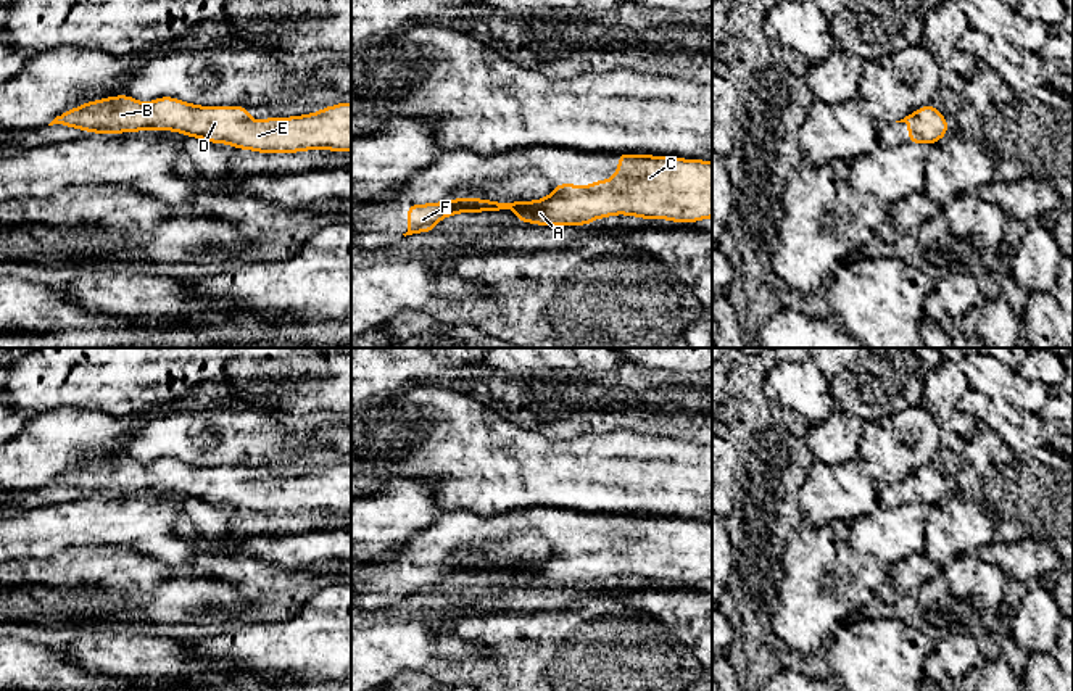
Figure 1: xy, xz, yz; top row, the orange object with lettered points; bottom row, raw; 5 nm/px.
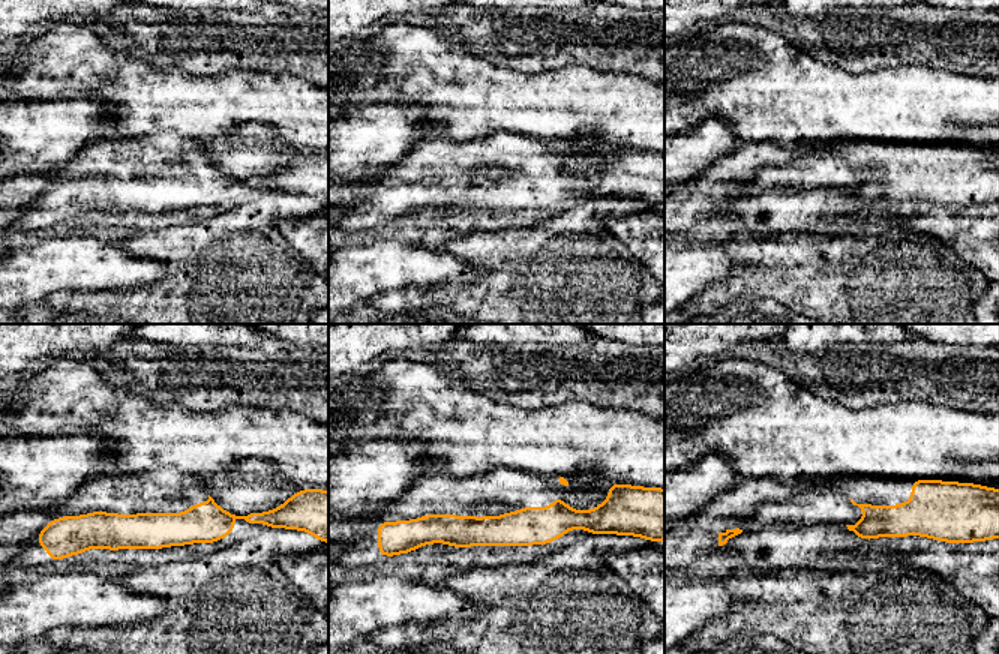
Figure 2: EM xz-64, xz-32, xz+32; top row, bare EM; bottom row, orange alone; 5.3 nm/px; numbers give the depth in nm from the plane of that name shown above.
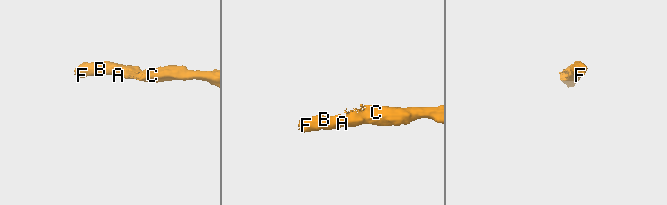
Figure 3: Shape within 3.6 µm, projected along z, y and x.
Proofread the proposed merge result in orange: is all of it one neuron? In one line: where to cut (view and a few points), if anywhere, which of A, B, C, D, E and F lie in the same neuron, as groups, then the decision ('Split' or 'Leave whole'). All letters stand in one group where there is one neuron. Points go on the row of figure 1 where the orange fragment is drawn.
No split. Groups: A B C D E F. Leave whole

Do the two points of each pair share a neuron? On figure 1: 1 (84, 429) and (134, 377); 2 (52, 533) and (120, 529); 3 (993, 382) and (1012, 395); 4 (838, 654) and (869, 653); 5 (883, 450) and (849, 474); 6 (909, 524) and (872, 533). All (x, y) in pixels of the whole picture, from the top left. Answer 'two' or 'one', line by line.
1: two
2: one
3: one
4: one
5: two
6: one

